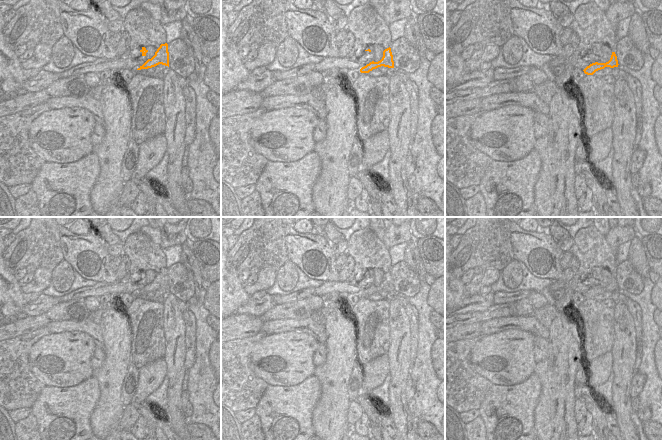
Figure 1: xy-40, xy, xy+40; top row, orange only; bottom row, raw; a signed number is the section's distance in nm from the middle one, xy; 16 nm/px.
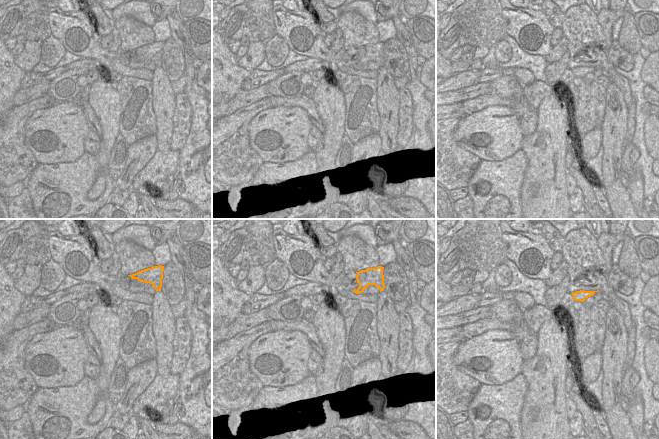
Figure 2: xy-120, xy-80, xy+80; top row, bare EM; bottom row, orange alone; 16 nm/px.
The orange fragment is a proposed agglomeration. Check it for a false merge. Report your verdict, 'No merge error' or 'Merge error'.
Merge error.

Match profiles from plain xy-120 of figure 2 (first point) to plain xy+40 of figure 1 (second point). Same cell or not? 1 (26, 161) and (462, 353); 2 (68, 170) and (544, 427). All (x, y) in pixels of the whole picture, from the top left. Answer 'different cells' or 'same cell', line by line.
1: same cell
2: different cells

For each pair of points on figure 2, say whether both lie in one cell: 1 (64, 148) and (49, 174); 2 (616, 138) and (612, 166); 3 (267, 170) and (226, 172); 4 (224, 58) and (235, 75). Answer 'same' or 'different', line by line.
1: different
2: same
3: different
4: same

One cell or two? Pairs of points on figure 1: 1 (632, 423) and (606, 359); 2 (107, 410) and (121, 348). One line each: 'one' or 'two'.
1: two
2: one

